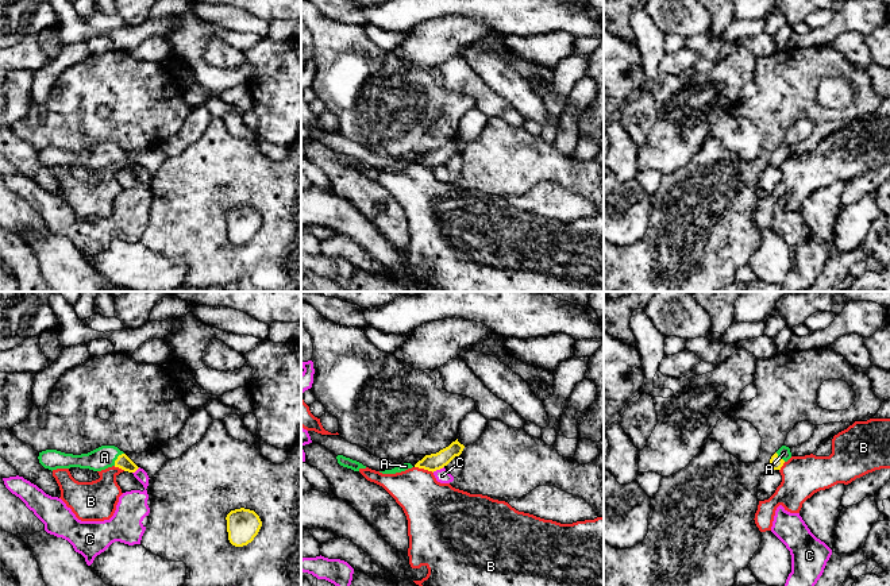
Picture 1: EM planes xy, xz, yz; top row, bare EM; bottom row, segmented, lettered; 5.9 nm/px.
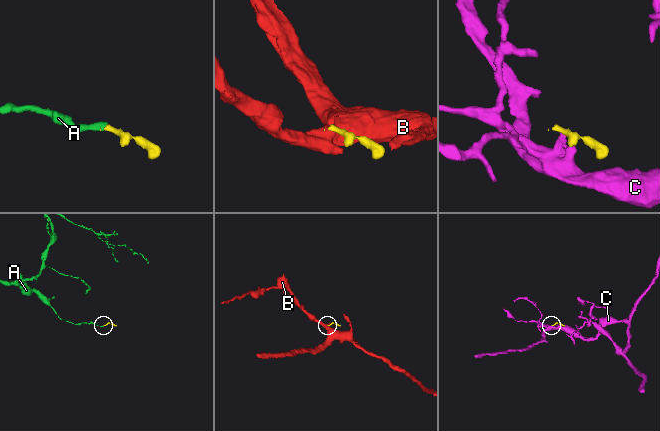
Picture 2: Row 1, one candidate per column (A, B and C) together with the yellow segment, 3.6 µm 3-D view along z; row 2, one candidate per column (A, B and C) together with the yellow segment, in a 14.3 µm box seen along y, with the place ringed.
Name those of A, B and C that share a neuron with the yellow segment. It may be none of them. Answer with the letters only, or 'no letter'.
A

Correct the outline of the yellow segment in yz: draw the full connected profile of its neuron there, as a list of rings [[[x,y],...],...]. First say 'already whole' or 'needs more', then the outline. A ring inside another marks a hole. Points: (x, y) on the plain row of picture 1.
needs more; [[[782,143],[770,157],[770,166],[773,167],[781,167],[785,159],[787,159],[791,155],[790,146],[786,143]]]

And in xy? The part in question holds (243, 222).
already whole; [[[244,205],[231,208],[226,217],[228,238],[235,244],[251,240],[262,224],[259,213],[254,208]]]

